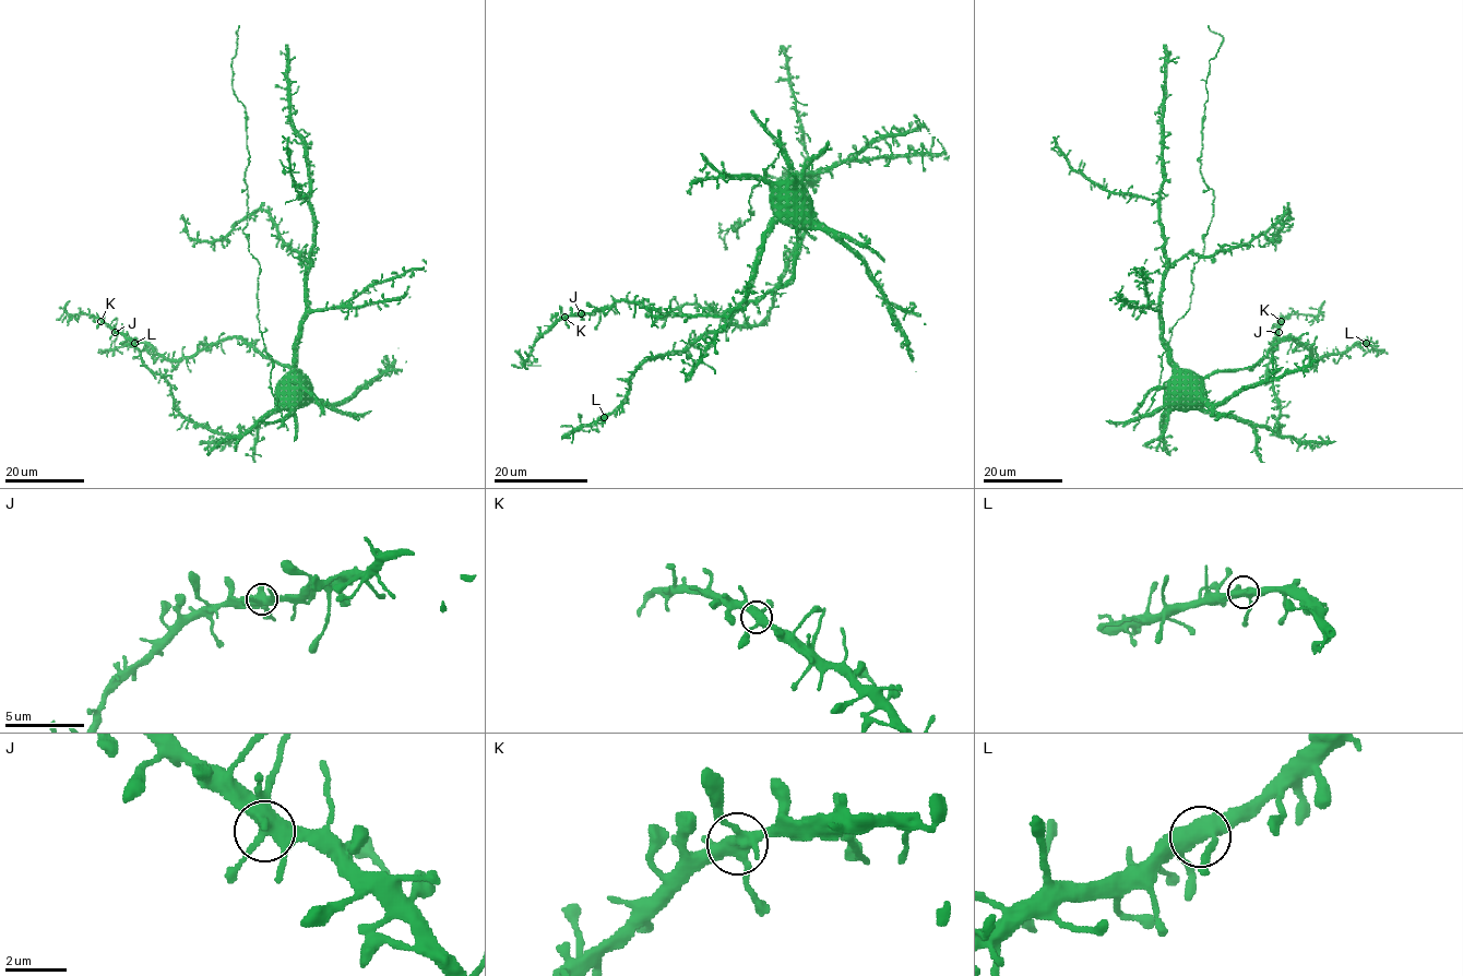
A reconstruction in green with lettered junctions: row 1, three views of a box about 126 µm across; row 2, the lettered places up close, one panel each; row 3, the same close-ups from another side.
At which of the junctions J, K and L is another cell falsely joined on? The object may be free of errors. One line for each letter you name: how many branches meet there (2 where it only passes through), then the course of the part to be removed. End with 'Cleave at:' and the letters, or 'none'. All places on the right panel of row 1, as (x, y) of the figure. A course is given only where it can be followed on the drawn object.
Cleave at: none

